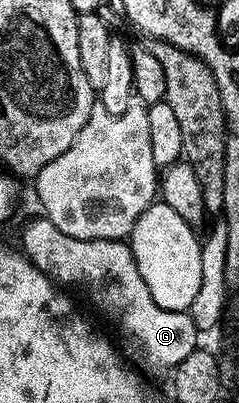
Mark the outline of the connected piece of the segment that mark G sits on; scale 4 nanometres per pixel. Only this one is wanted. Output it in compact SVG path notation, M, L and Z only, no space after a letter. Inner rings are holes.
M38 218L39 220L31 220L23 228L23 248L22 253L35 265L36 268L40 268L41 271L47 275L50 280L54 280L56 285L67 286L63 284L87 284L87 288L91 291L91 296L112 316L115 320L120 320L123 323L123 328L132 336L133 339L139 343L139 348L143 351L143 364L151 372L163 372L166 370L174 370L181 362L185 362L185 358L189 358L191 352L196 351L200 347L199 338L201 338L201 331L194 324L194 318L192 318L190 311L174 312L173 310L163 310L153 300L152 294L149 292L149 287L141 278L141 274L138 273L138 268L134 262L134 255L131 253L130 243L122 240L82 240L81 238L73 238L69 234L61 234L61 230L57 230L57 226L53 226L53 222L49 222L46 218Z

